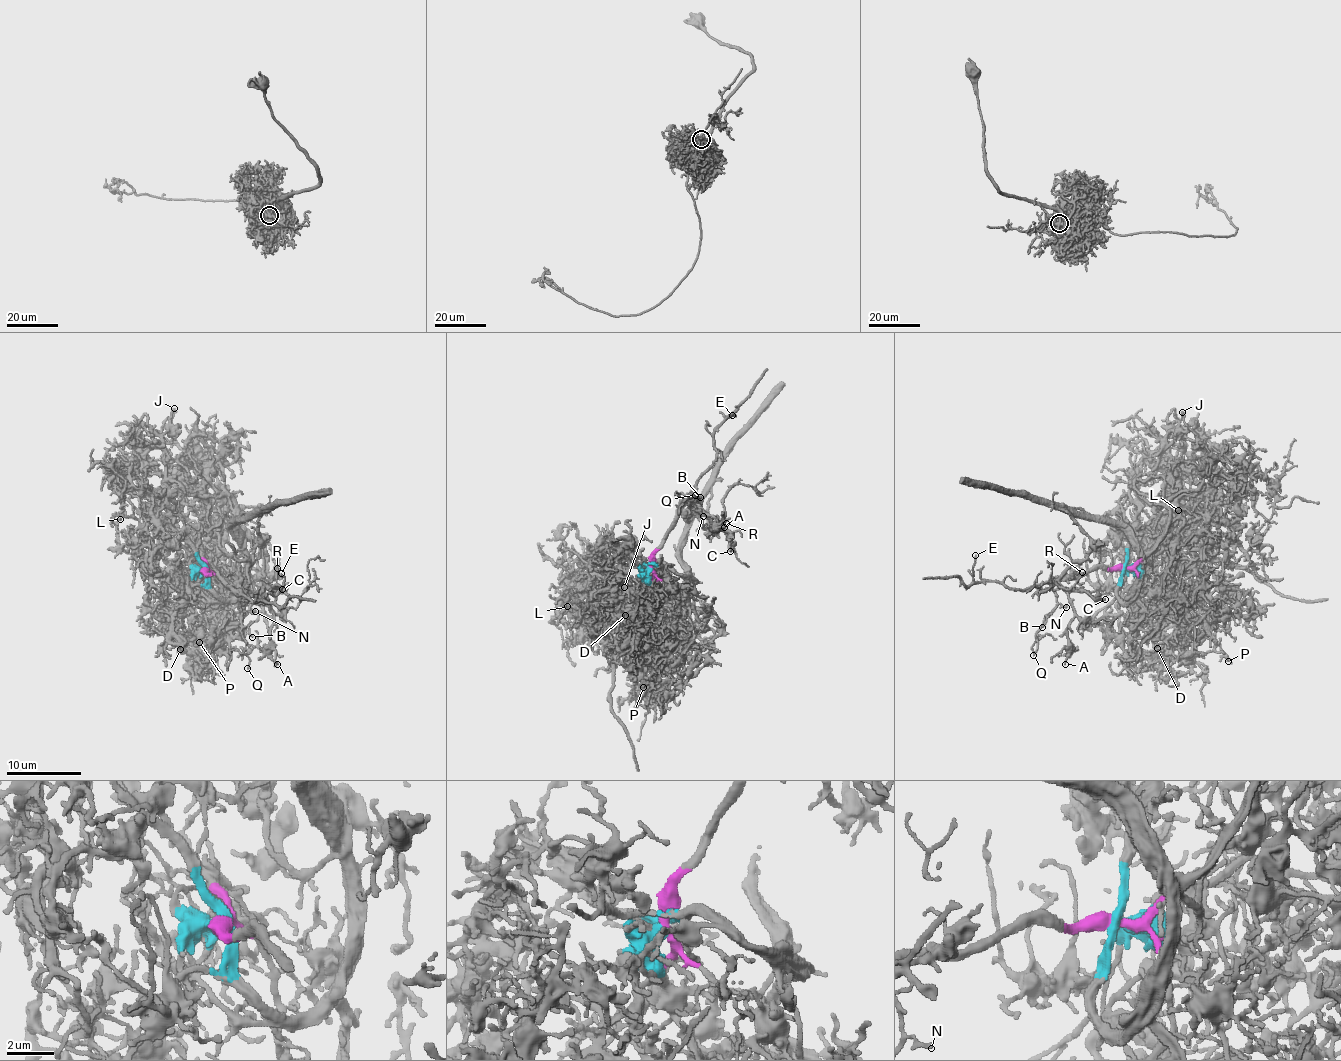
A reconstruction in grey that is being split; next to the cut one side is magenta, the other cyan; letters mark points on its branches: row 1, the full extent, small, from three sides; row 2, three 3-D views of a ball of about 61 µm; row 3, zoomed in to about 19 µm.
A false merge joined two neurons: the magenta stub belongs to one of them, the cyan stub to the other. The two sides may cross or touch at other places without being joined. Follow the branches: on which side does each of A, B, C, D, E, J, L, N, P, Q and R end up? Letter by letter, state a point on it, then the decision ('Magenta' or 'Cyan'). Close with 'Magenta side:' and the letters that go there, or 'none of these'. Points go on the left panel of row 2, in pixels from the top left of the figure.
A: Place: (277, 664). Magenta
B: Place: (252, 637). Magenta
C: Place: (282, 589). Magenta
D: Place: (180, 649). Cyan
E: Place: (281, 573). Magenta
J: Place: (174, 408). Cyan
L: Place: (120, 519). Cyan
N: Place: (255, 611). Magenta
P: Place: (199, 642). Cyan
Q: Place: (247, 668). Magenta
R: Place: (277, 568). Magenta
Magenta side: A, B, C, E, N, Q, R

